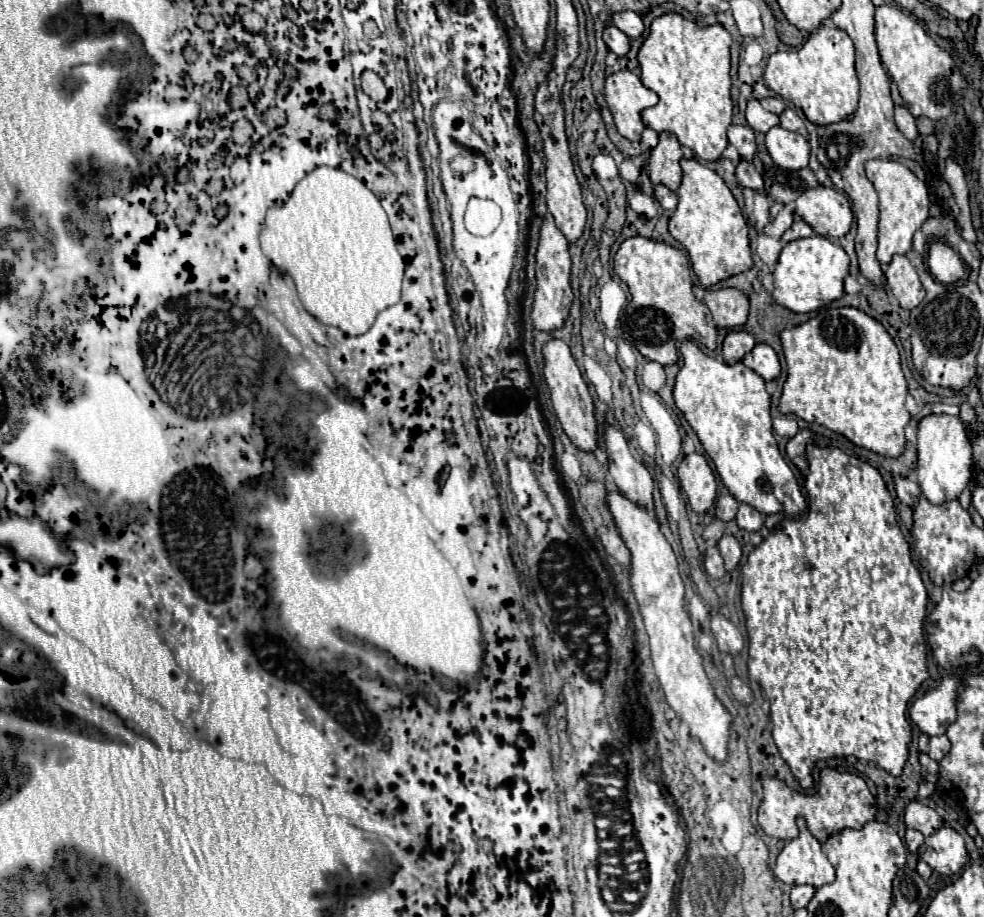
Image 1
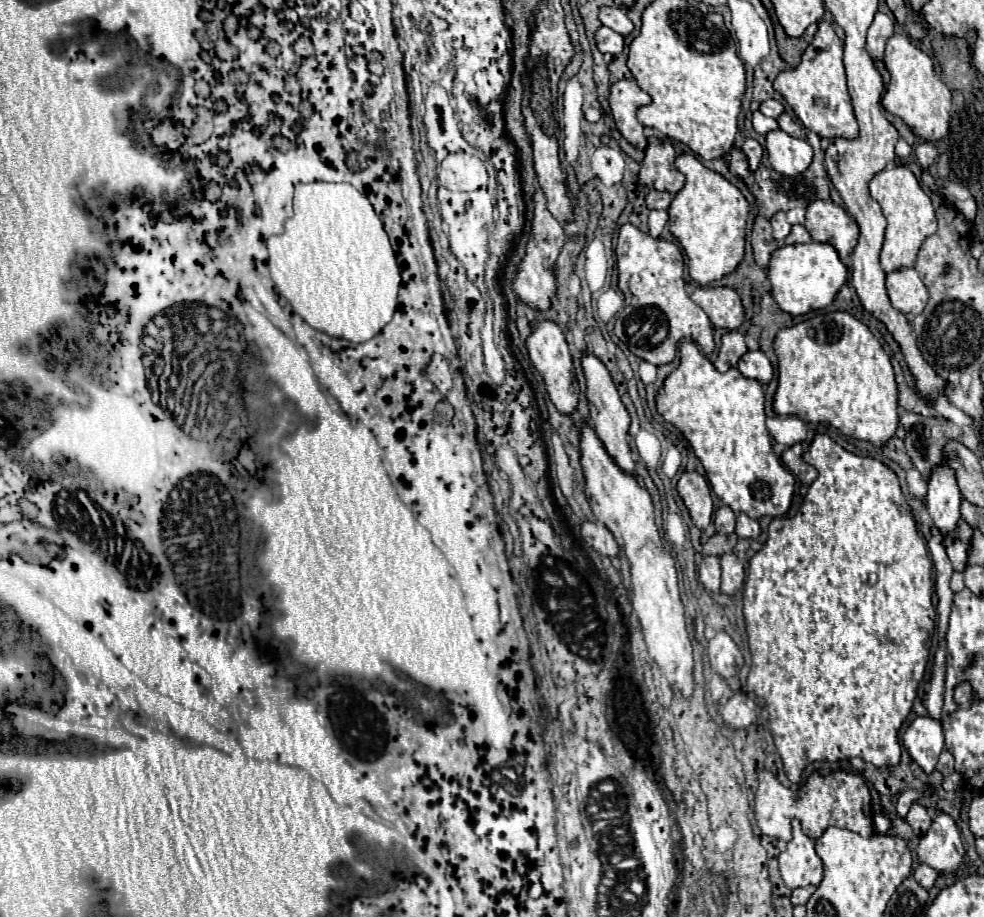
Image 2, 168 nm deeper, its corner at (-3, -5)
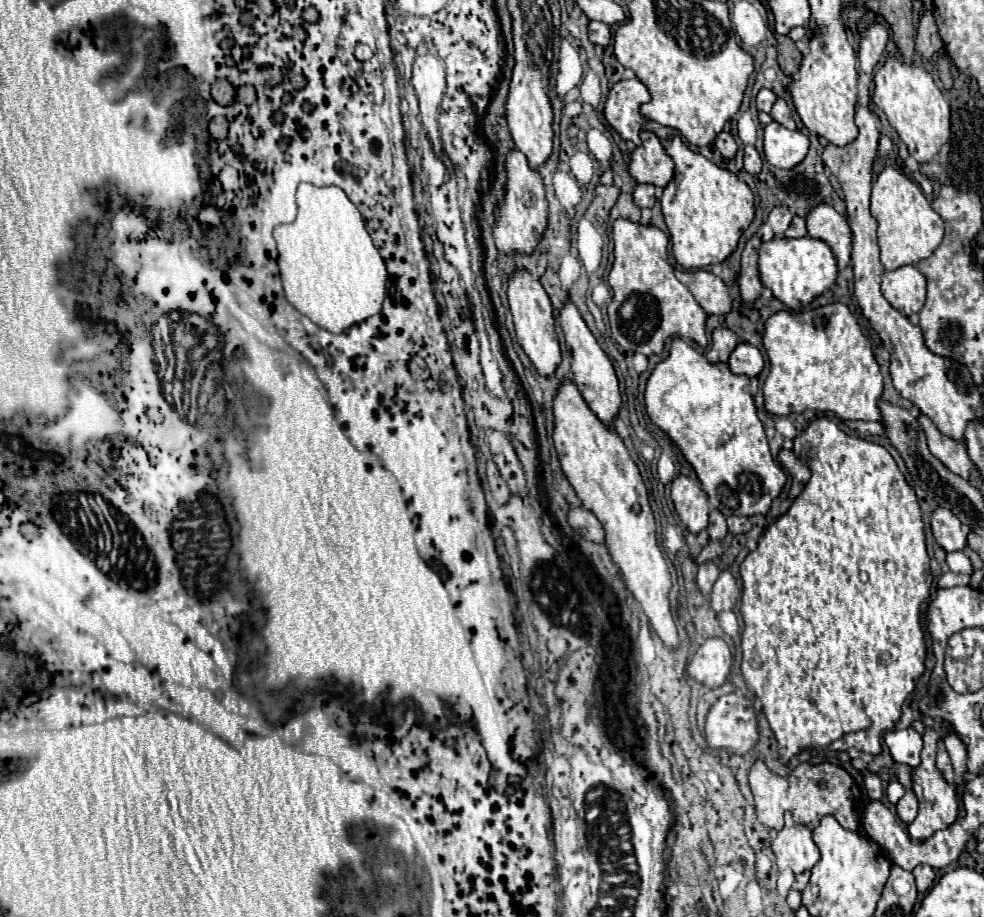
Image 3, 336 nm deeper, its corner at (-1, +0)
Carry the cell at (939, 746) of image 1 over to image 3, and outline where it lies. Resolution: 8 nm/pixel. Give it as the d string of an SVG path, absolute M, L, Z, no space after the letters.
M940 750L940 752L938 752L936 766L938 766L938 770L944 774L944 778L952 784L952 782L954 782L954 768L952 768L952 762L950 762L950 756L948 756L946 750Z

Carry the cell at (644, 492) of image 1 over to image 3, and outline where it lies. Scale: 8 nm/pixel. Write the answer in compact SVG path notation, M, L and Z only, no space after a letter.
M572 302L564 304L564 308L560 312L560 324L564 330L568 350L572 354L572 380L574 380L574 384L578 386L582 398L586 400L588 408L598 416L598 420L602 424L606 424L608 428L614 428L614 420L622 408L622 396L620 396L618 378L614 374L614 366L612 366L610 358L600 348L594 334L588 330L588 326L584 324L580 312L576 310L576 306Z

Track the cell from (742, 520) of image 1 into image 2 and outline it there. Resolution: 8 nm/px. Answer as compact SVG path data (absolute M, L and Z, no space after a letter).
M738 513L736 517L736 535L740 539L756 539L760 535L760 525L756 519L750 519L744 513Z

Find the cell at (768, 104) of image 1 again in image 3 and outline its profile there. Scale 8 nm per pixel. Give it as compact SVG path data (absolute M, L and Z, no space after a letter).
M762 88L758 92L758 96L756 96L756 108L762 110L762 112L770 112L774 102L776 102L776 94L772 90L768 90L768 88Z

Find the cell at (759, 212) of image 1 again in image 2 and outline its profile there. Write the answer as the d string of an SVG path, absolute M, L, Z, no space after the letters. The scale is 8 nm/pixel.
M758 217L752 229L752 251L754 251L754 261L760 269L766 269L768 259L776 247L778 245L776 245L776 239L772 237L772 227L768 219Z

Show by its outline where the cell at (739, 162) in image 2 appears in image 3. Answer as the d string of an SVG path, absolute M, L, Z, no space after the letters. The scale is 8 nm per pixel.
M720 132L718 138L716 138L716 142L714 142L714 146L716 146L716 150L718 150L724 158L728 158L728 160L732 160L732 158L736 156L736 152L738 152L738 144L736 144L736 140L732 138L730 132Z

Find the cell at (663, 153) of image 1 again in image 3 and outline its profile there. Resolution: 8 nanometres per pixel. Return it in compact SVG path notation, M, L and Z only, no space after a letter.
M640 132L642 146L638 146L630 156L630 176L636 182L648 182L658 188L666 188L674 178L674 162L666 154L660 138L654 132Z

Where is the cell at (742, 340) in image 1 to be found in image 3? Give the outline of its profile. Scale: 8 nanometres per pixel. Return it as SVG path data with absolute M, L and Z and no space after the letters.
M720 326L712 334L712 346L706 352L706 358L710 362L728 362L728 356L738 346L738 342L740 342L740 338L732 330Z

